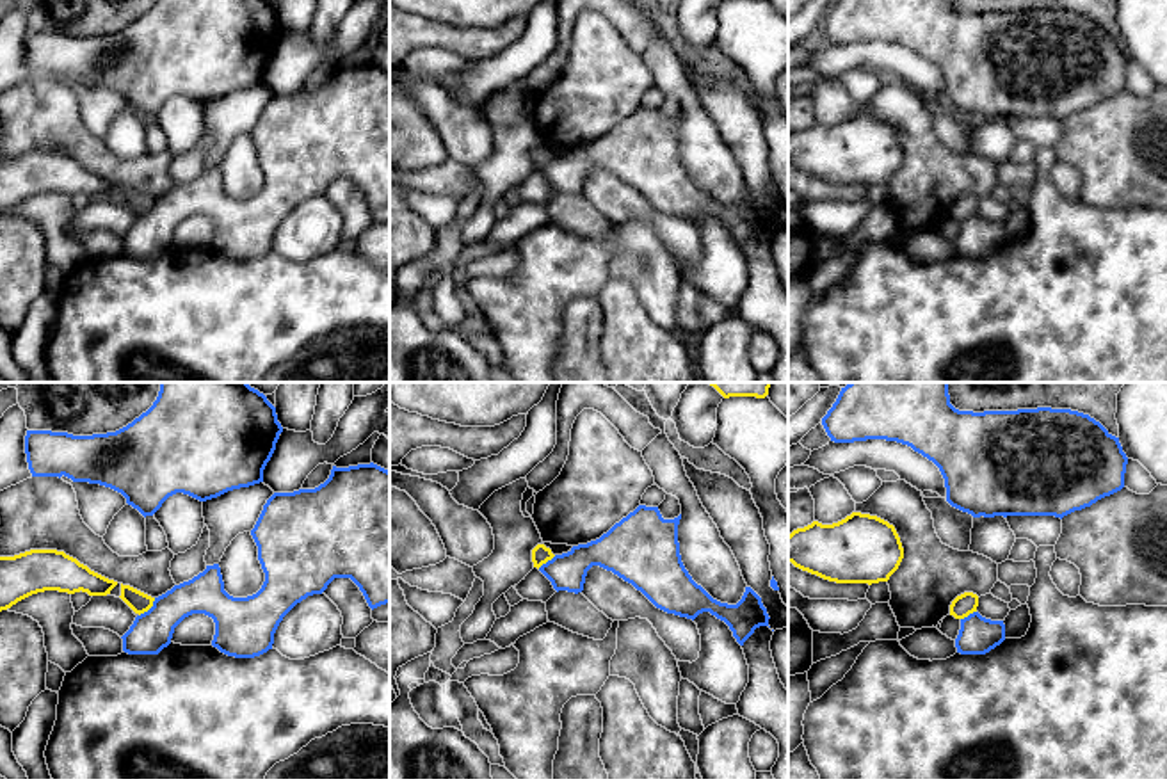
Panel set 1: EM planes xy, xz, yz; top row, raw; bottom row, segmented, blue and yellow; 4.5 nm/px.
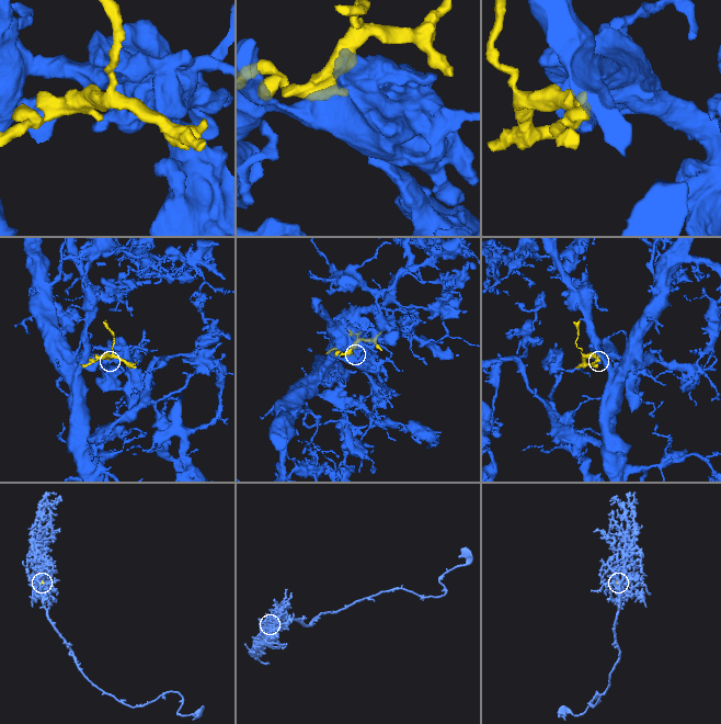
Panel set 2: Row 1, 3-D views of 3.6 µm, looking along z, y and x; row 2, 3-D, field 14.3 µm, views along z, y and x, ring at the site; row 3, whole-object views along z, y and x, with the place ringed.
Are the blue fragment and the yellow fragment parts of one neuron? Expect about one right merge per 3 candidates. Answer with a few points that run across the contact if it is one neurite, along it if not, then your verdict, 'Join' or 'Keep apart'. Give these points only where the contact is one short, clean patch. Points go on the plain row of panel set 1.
Line: xy (155, 200), (139, 217). Keep apart

